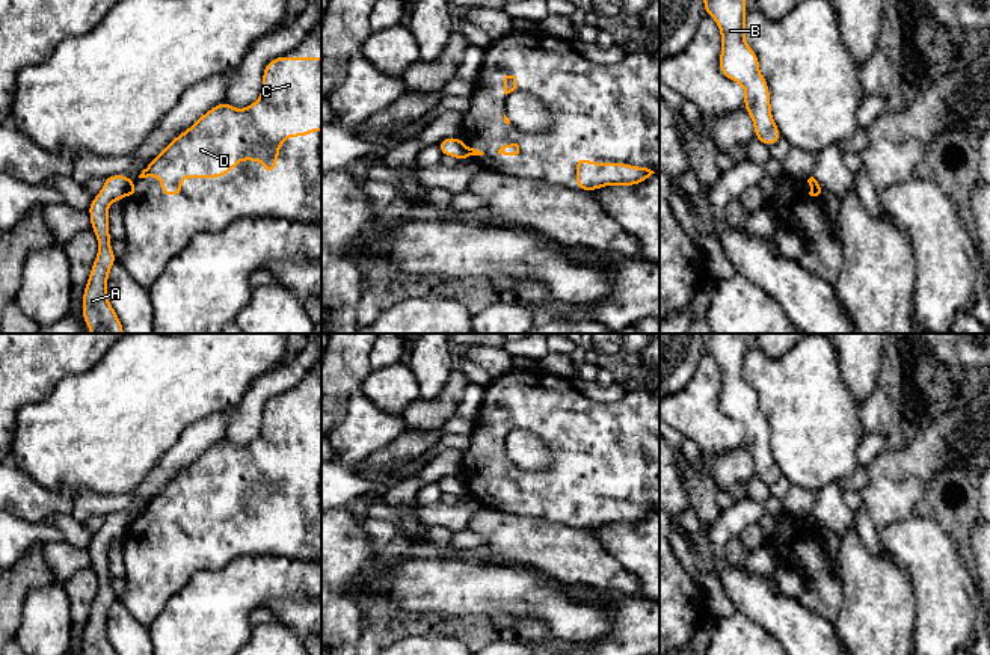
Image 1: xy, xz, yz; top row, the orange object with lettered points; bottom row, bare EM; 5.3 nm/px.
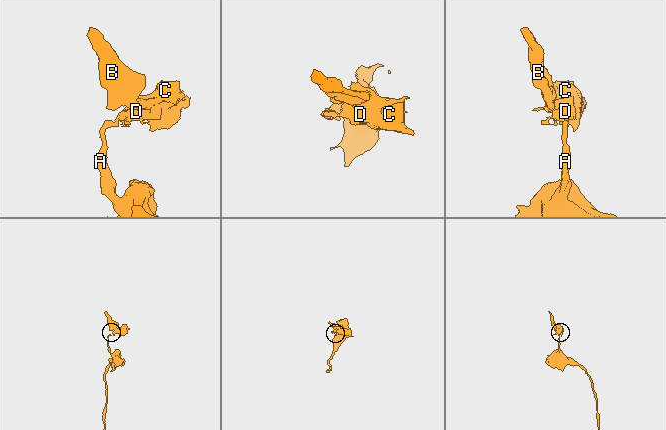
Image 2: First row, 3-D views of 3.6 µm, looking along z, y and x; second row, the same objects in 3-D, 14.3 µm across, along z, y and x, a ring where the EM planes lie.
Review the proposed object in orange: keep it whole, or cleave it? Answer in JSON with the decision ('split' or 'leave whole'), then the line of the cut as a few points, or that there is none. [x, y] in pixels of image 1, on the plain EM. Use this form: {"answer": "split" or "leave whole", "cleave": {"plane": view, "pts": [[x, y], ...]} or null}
{"answer": "split", "cleave": {"plane": "xy", "pts": [[133, 519], [124, 531]]}}

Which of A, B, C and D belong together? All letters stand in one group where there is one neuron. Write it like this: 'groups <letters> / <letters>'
groups A / B C D

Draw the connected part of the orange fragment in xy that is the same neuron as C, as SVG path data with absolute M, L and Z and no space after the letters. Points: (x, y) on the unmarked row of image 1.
M284 395L270 398L263 409L260 436L249 445L235 447L226 439L205 450L192 465L178 472L139 513L161 519L164 534L181 533L183 516L220 516L228 513L241 498L263 500L263 512L276 509L281 481L290 474L306 475L309 469L321 469L321 395Z

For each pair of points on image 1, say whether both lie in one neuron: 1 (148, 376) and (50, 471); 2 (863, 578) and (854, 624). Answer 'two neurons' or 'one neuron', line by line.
1: one neuron
2: one neuron

